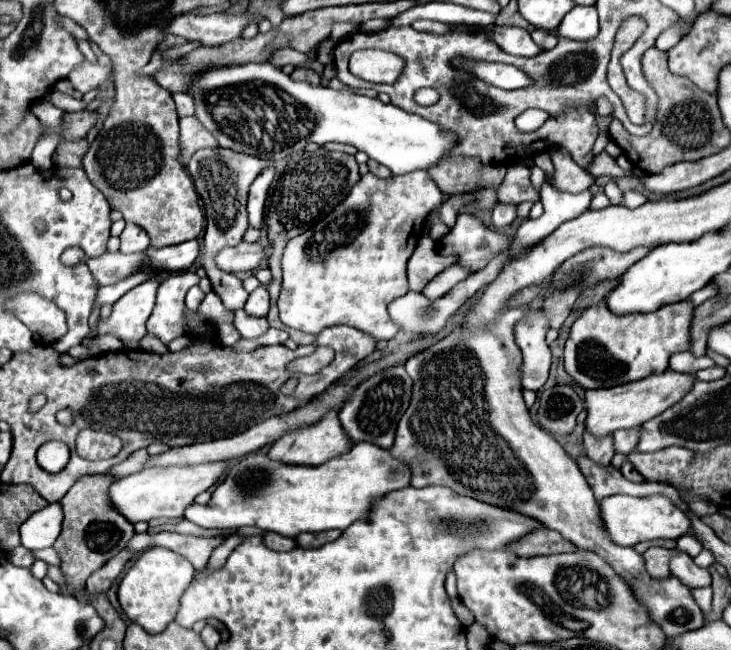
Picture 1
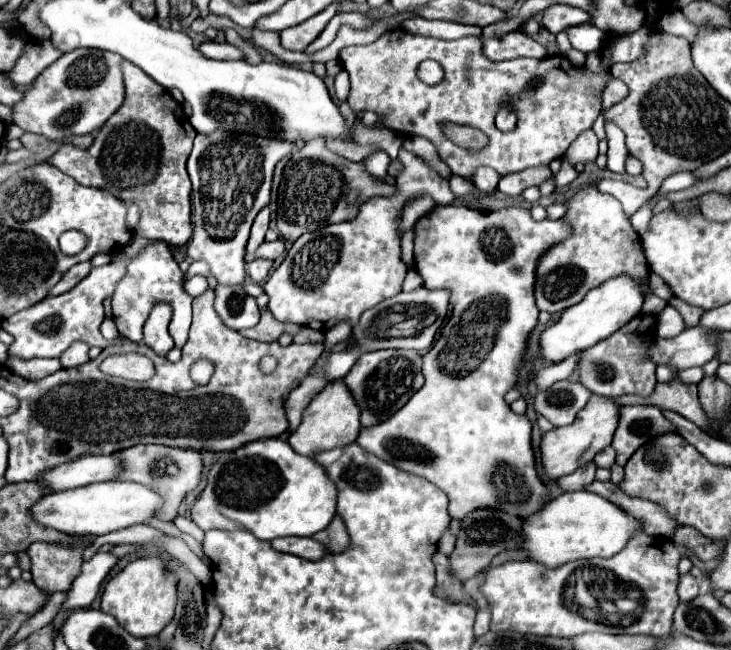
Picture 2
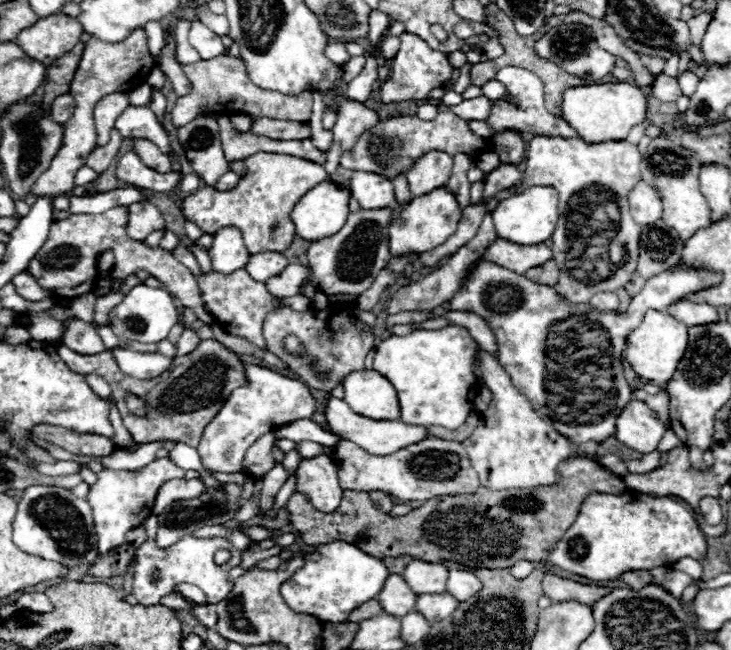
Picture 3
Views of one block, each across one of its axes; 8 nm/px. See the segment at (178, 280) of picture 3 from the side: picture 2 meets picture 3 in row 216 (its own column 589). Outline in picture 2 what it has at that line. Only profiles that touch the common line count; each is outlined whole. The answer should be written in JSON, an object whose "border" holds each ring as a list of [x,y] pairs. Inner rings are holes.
{"border":[[[404,28],[384,32],[368,46],[346,46],[338,58],[350,74],[352,94],[348,94],[348,104],[356,114],[374,110],[378,116],[384,114],[382,122],[392,130],[406,136],[428,138],[440,158],[450,166],[452,174],[466,180],[472,180],[478,166],[490,166],[498,170],[500,176],[506,176],[562,158],[580,132],[592,128],[596,122],[602,110],[602,92],[612,78],[610,56],[606,54],[602,54],[600,62],[602,72],[576,68],[566,56],[492,62],[484,56],[482,42],[476,36],[440,40],[410,34]],[[426,58],[438,60],[444,68],[444,80],[436,86],[420,82],[416,74],[418,64]],[[504,104],[518,116],[514,132],[500,132],[494,124],[498,108]],[[440,122],[456,122],[482,130],[490,138],[488,148],[468,152],[452,144],[444,138]]]}

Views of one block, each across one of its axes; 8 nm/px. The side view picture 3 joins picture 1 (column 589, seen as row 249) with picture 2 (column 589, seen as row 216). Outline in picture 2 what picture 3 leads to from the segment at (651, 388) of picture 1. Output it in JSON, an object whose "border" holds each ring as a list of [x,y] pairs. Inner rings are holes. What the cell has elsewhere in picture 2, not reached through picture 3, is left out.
{"border":[[[592,394],[592,398],[588,400],[588,406],[580,410],[580,414],[570,426],[562,426],[544,434],[540,448],[542,448],[542,464],[546,474],[554,480],[558,480],[560,476],[572,474],[578,466],[590,462],[600,450],[610,446],[618,426],[618,416],[620,416],[620,404],[616,404],[612,398]]]}

